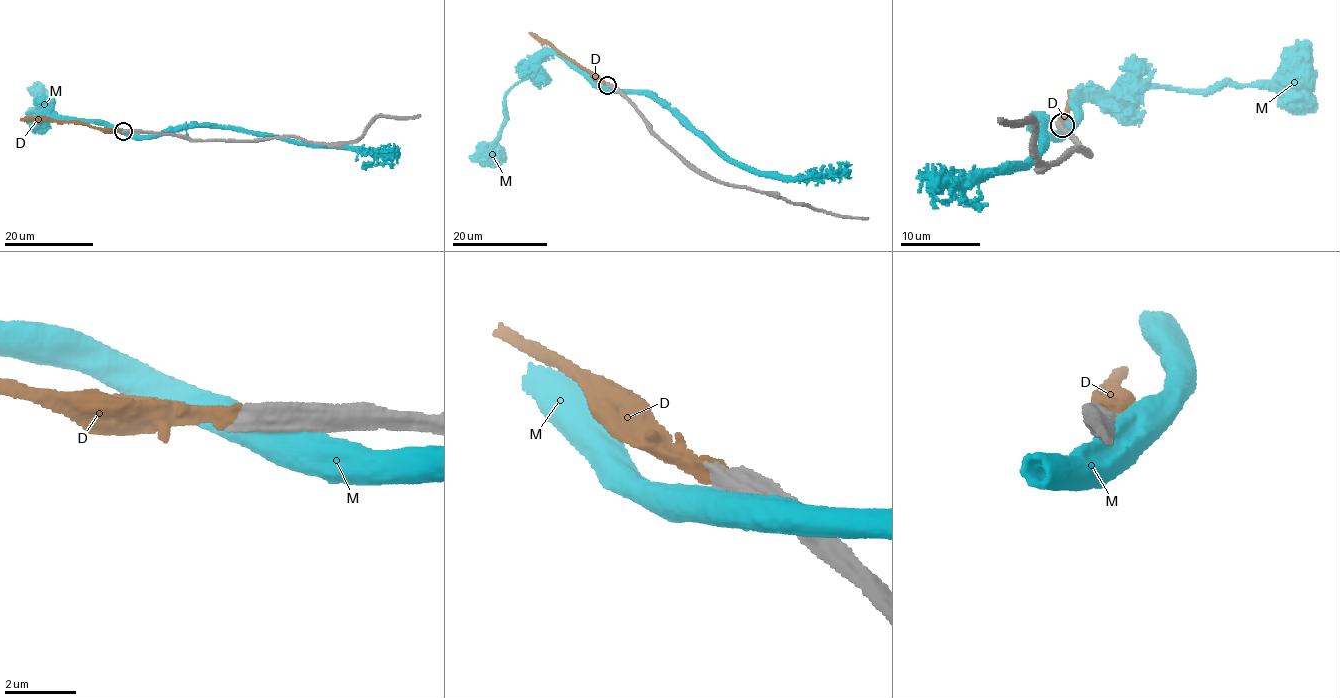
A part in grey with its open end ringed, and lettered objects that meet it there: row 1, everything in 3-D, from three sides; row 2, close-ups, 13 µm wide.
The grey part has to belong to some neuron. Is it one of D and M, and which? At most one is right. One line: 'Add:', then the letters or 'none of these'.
Add: D

